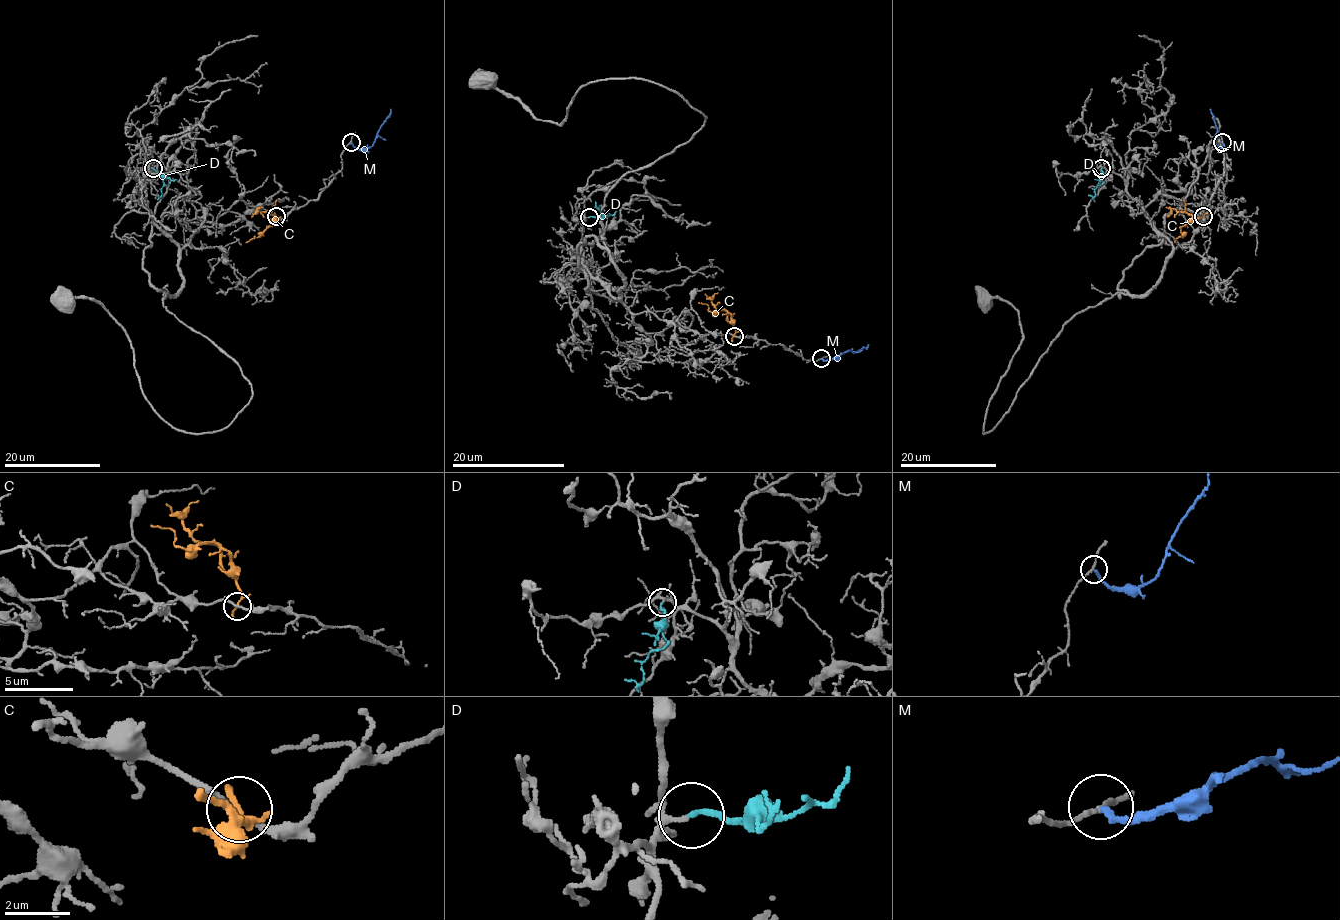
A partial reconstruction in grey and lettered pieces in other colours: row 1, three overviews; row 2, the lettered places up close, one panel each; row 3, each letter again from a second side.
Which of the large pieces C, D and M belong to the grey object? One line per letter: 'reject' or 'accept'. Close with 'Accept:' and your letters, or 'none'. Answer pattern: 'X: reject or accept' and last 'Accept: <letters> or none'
C: reject
D: accept
M: reject
Accept: D

